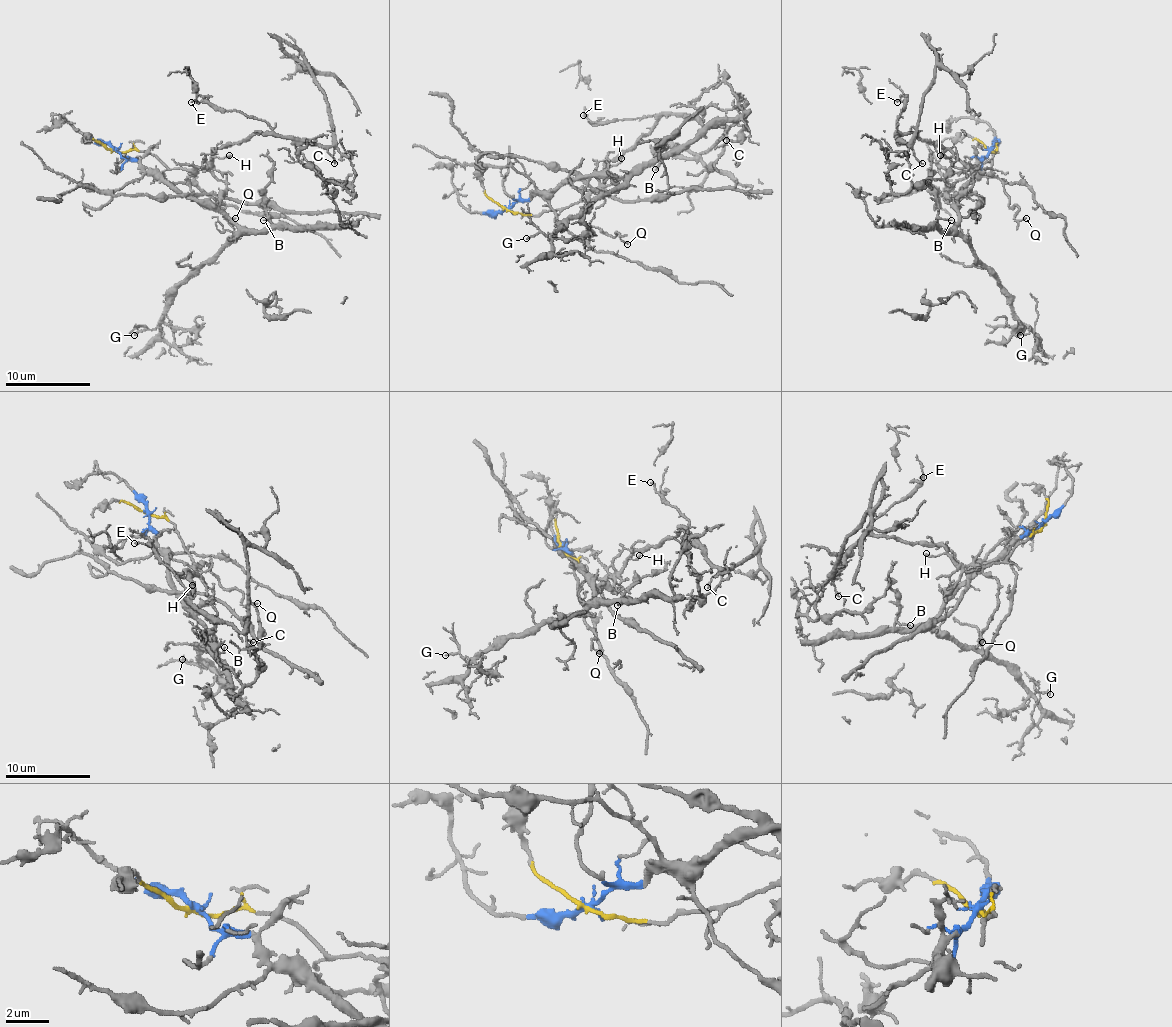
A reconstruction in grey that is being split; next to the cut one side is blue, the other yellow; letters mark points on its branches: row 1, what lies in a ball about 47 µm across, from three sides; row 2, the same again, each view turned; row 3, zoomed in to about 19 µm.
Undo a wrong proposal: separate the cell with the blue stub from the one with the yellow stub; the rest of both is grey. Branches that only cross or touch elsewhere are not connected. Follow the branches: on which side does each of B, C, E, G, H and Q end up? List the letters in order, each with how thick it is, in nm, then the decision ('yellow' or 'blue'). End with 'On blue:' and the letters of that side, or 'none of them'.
B: 120 nm | blue
C: 140 nm | yellow
E: 130 nm | yellow
G: 130 nm | blue
H: 120 nm | yellow
Q: 120 nm | yellow
On blue: B, G

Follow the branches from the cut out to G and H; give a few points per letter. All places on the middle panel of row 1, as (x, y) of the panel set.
G: (507, 208), (534, 193), (551, 193), (566, 180), (628, 176), (549, 238), (539, 232), (526, 238)
H: (504, 208), (511, 212), (536, 214), (568, 208), (598, 185), (607, 170), (621, 157)

